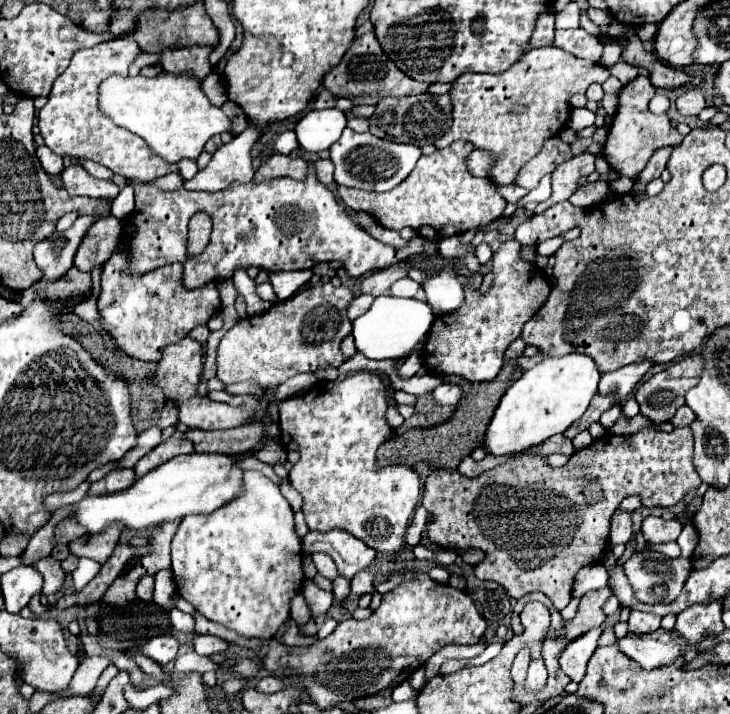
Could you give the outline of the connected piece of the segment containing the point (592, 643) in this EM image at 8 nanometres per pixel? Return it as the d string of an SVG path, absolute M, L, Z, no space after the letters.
M590 629L588 633L584 633L582 637L578 637L576 641L572 641L560 655L560 667L562 671L576 683L582 681L584 673L586 673L586 665L594 653L594 649L598 647L598 639L602 635L602 629Z

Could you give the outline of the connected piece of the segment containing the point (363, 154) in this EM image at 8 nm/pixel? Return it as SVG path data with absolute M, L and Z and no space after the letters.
M344 129L342 137L330 147L330 159L334 163L334 179L338 185L364 189L364 191L390 191L400 185L416 167L420 159L420 149L416 145L400 145L374 137L372 133L356 133Z

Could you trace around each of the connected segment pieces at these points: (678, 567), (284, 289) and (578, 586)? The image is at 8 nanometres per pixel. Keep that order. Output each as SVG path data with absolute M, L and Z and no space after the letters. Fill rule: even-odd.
M640 551L640 553L632 553L622 563L622 567L624 567L628 581L632 583L636 599L640 599L644 603L670 603L682 591L682 585L688 577L686 573L692 569L692 563L682 557L670 559L658 551Z
M274 271L270 273L270 283L274 283L276 295L286 301L290 299L304 283L308 283L312 277L312 271ZM274 275L274 281L272 281ZM306 275L306 277L304 277Z
M604 565L586 567L586 569L578 571L578 577L576 577L576 581L574 581L572 595L574 595L574 597L582 597L582 595L588 593L590 589L606 587L606 583L608 583L608 571L606 571Z

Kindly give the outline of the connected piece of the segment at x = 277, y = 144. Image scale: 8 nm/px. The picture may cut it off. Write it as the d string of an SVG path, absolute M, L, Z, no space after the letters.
M286 129L286 131L278 133L278 135L276 135L276 139L274 139L274 143L272 143L272 147L274 147L274 151L276 151L276 153L288 155L292 149L296 149L296 147L298 147L296 133L294 133L294 131L290 131L290 129Z

